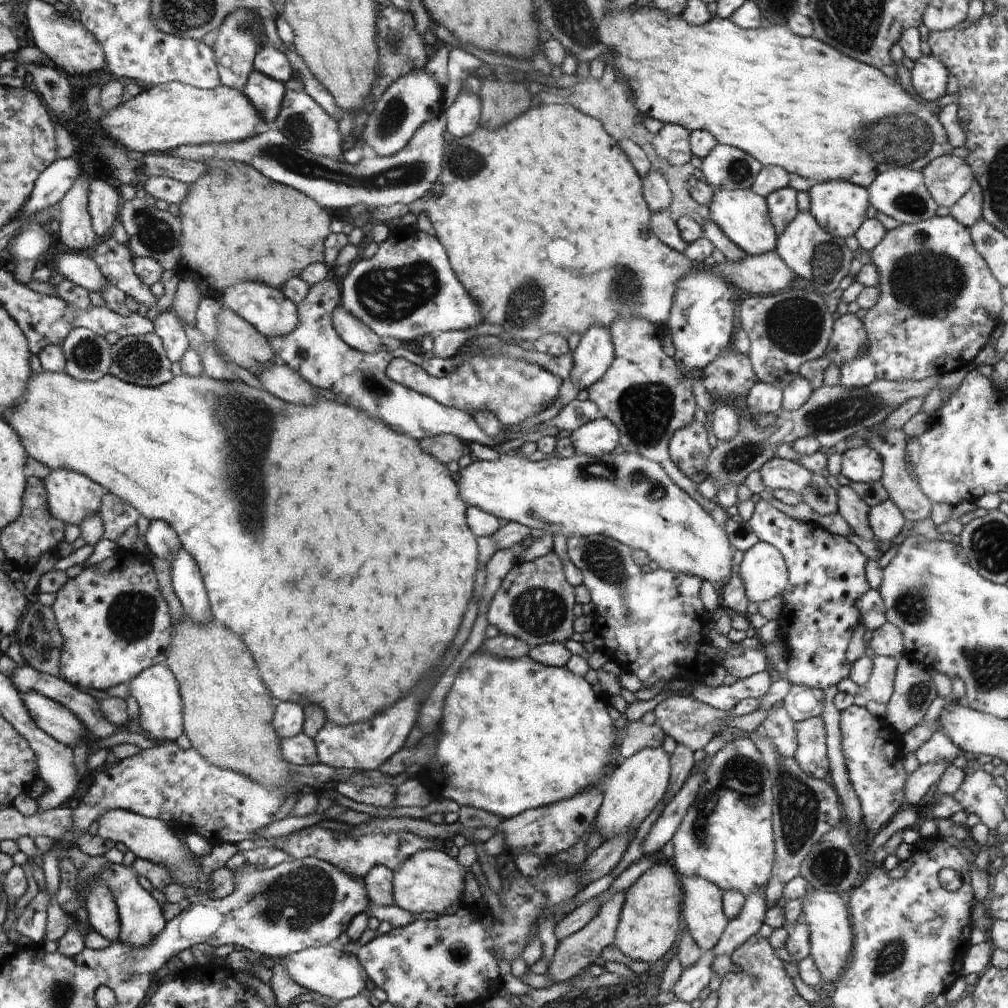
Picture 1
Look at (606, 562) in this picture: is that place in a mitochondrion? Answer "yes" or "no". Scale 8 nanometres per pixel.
yes

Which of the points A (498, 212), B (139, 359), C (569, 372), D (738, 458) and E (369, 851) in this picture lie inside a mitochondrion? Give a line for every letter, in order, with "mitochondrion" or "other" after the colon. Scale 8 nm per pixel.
A: other
B: mitochondrion
C: other
D: mitochondrion
E: other

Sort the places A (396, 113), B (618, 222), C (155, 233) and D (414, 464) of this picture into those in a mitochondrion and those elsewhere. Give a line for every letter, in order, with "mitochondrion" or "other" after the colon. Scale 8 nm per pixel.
A: mitochondrion
B: other
C: mitochondrion
D: other

